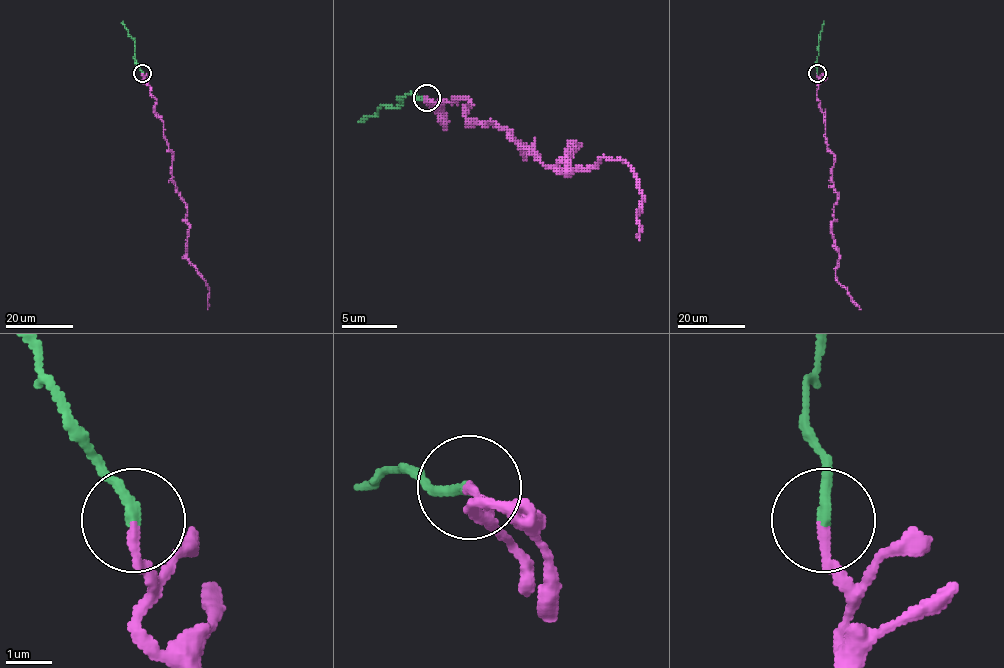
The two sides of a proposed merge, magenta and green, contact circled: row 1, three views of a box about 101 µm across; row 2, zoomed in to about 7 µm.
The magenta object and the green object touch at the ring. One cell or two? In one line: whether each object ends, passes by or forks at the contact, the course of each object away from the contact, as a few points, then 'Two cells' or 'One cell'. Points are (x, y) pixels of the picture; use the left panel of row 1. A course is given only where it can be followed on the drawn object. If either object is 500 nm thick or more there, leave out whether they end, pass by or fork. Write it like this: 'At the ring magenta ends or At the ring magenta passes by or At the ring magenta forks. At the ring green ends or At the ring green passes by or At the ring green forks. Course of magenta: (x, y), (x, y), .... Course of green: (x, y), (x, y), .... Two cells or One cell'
At the ring magenta ends. At the ring green ends. Course of magenta: (143, 73), (172, 154), (171, 181), (187, 206), (190, 226), (187, 258), (209, 289), (207, 310). Course of green: (143, 73), (134, 56), (135, 41), (122, 21). One cell

